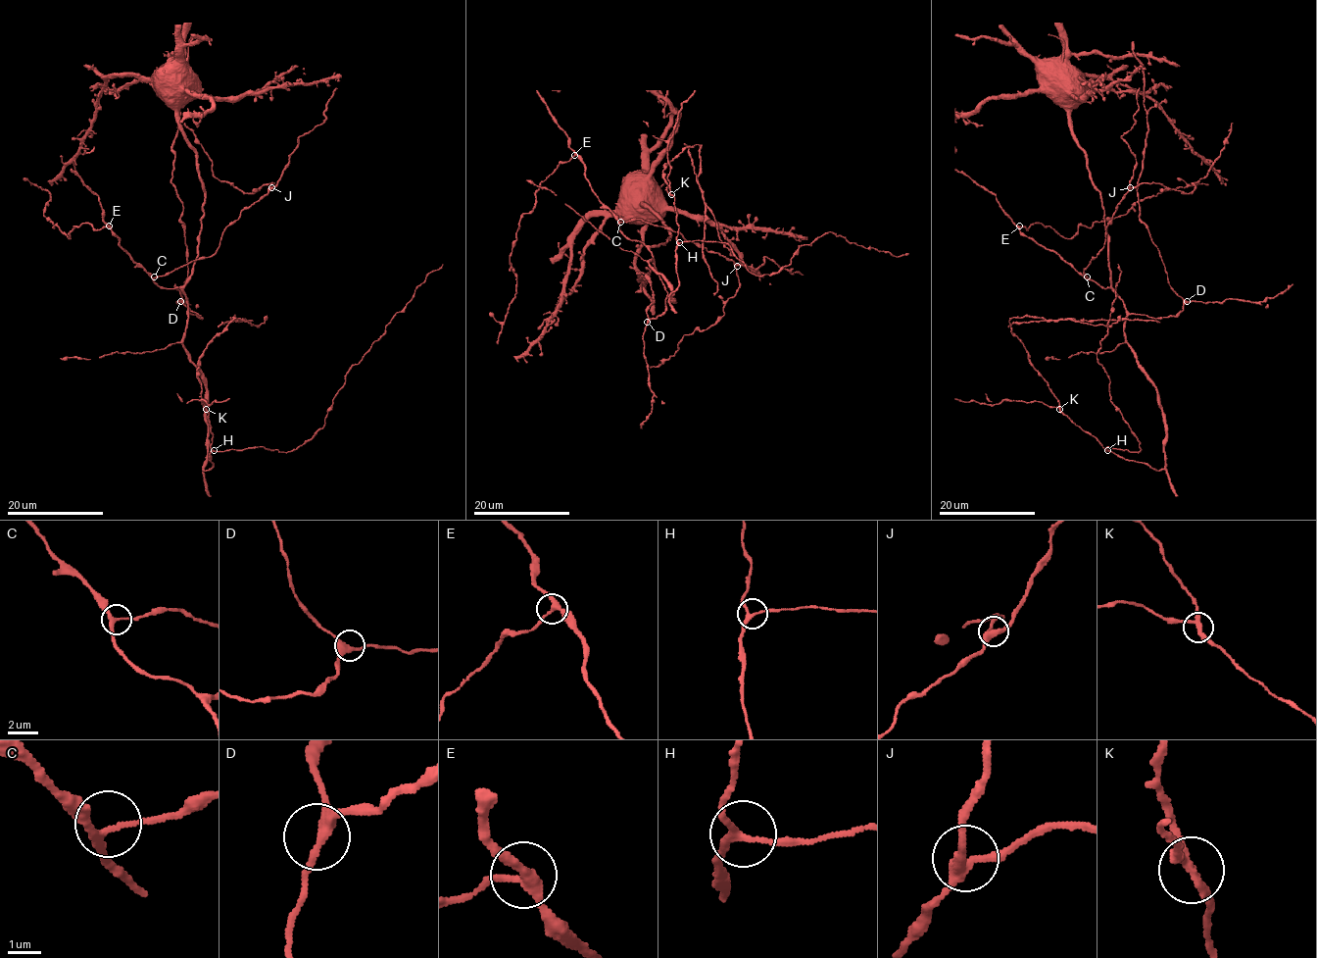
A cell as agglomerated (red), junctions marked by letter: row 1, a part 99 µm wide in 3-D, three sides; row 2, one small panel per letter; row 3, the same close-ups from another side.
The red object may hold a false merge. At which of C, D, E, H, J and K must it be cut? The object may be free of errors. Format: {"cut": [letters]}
{"cut": ["K"]}

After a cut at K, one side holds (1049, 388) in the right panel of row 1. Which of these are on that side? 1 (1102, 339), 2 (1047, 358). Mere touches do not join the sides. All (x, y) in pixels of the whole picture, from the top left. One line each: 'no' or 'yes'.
1: no
2: no

